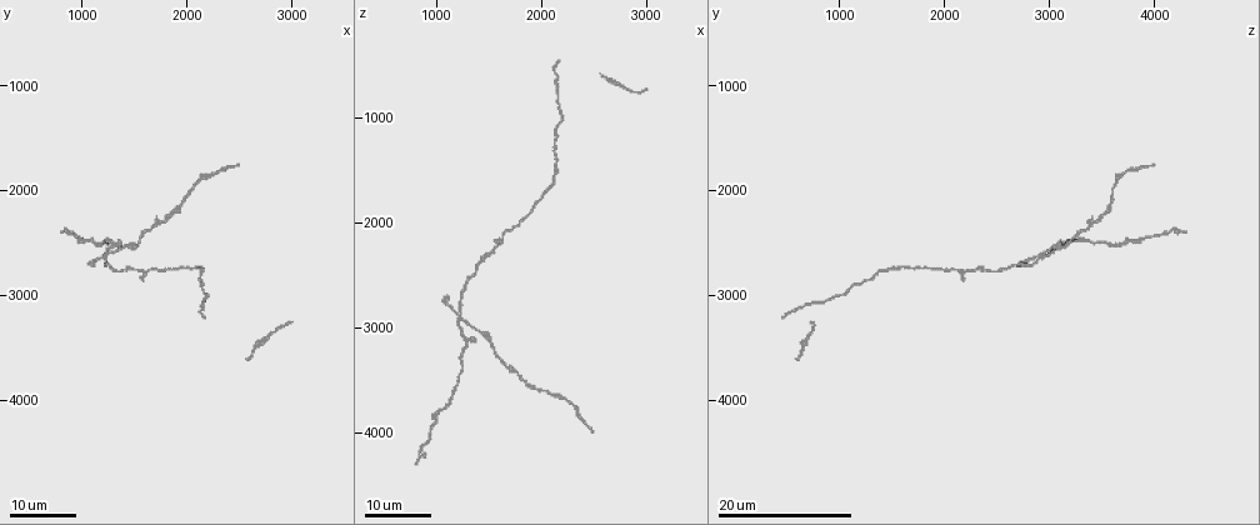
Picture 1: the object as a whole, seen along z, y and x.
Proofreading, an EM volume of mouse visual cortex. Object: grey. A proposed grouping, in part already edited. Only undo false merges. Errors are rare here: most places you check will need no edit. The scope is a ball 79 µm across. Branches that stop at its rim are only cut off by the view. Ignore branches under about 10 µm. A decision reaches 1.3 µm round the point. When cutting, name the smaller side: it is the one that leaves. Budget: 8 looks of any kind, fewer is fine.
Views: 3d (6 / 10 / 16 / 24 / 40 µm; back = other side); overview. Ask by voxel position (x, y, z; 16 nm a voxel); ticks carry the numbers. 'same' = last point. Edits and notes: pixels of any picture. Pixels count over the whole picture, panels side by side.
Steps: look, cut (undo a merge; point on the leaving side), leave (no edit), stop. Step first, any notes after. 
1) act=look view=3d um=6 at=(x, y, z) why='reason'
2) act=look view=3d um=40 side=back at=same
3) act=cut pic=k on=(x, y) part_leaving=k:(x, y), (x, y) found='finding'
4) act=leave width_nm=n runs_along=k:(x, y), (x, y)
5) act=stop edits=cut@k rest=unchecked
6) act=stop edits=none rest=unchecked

act=look view=3d um=16 at=(2140, 2760, 1560) why='calibre changes'

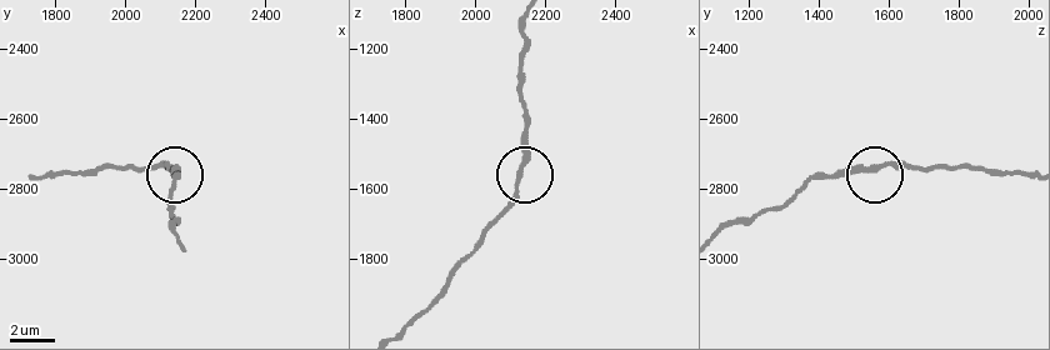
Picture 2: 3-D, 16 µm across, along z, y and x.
act=look view=3d um=6 at=(2120, 2730, 1560) why='closer look'

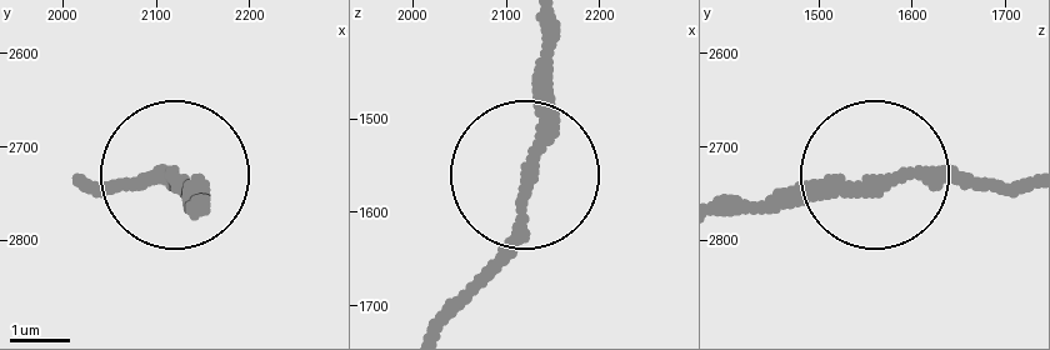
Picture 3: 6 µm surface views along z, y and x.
act=look view=3d um=6 side=back at=(2125, 2735, 1570) why='from behind'

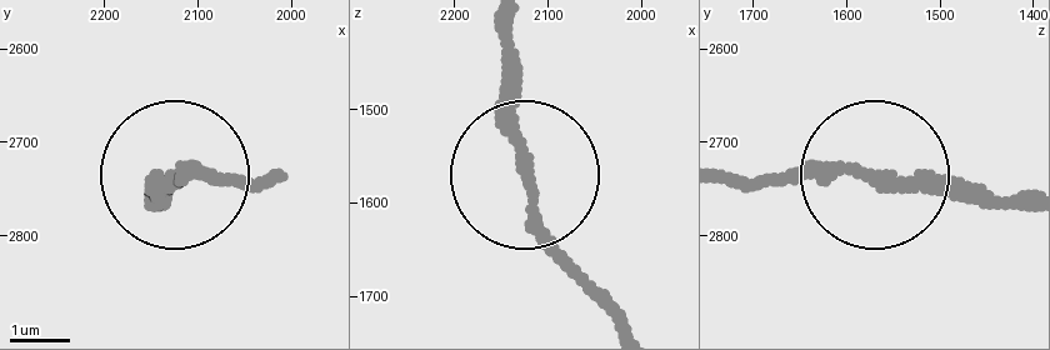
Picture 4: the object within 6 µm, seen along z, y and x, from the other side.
act=leave width_nm=190 runs_along=4:(725, 181), (845, 166), (949, 196), (1024, 196) found='one neuron here'

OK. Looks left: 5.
act=look view=3d um=16 at=(1260, 2580, 2920)

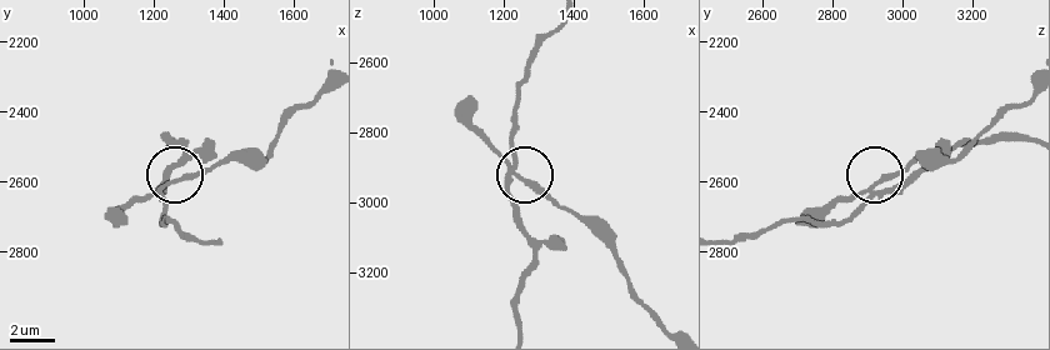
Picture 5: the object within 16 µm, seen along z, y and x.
act=look view=3d um=6 at=(1240, 2610, 2930)

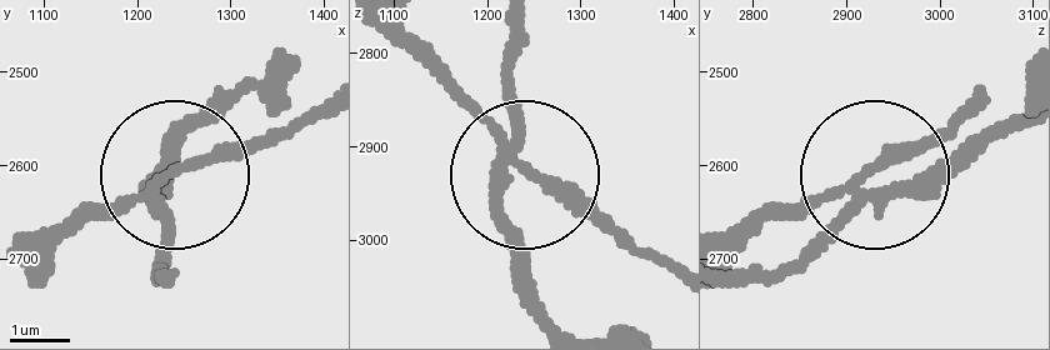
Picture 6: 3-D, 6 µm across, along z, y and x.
act=leave found='continuous, no second neuron'

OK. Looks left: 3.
act=look view=3d um=24 at=(1340, 2780, 2520) why='calibre changes'

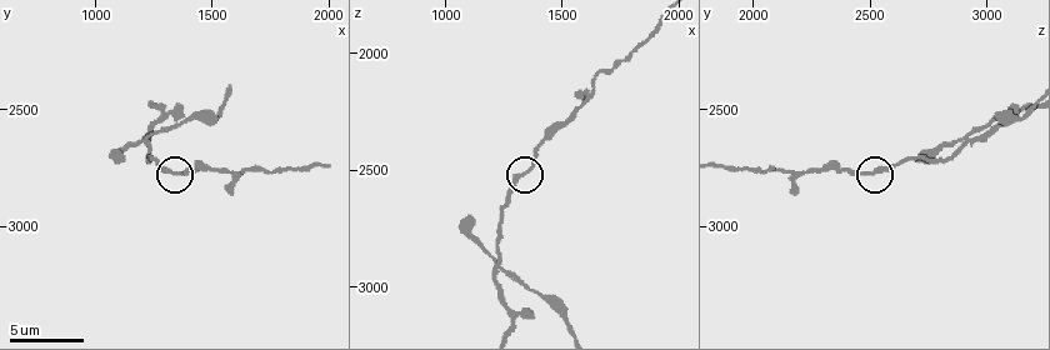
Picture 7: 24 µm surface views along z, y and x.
act=look view=3d um=10 at=(1340, 2780, 2510)

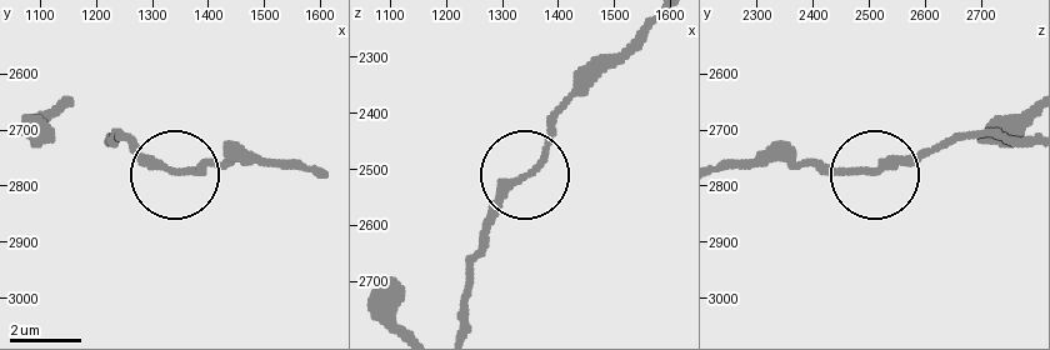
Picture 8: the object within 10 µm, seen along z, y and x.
act=leave width_nm=200 runs_along=8:(653, 24), (563, 114), (535, 168), (468, 254) found='continuous, no second neuron'

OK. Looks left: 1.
act=look view=3d um=10 at=(1640, 2750, 2100)

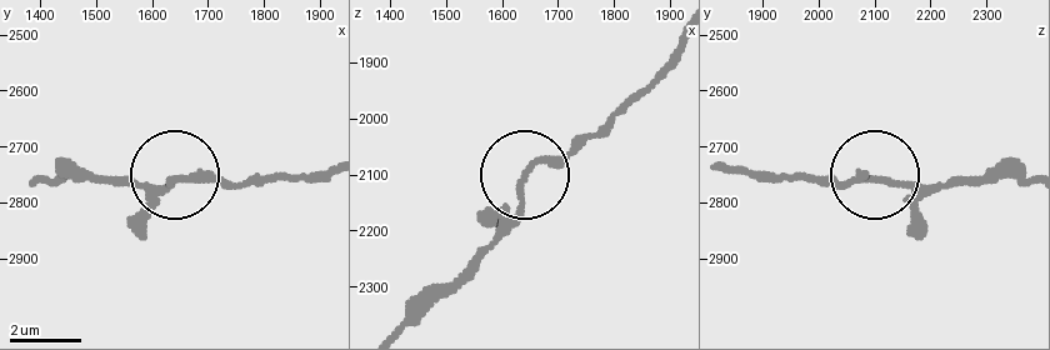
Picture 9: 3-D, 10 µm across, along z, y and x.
act=leave width_nm=160 runs_along=9:(176, 179), (265, 179) found='one neuron here'

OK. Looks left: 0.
act=stop edits=none rest=unchecked

